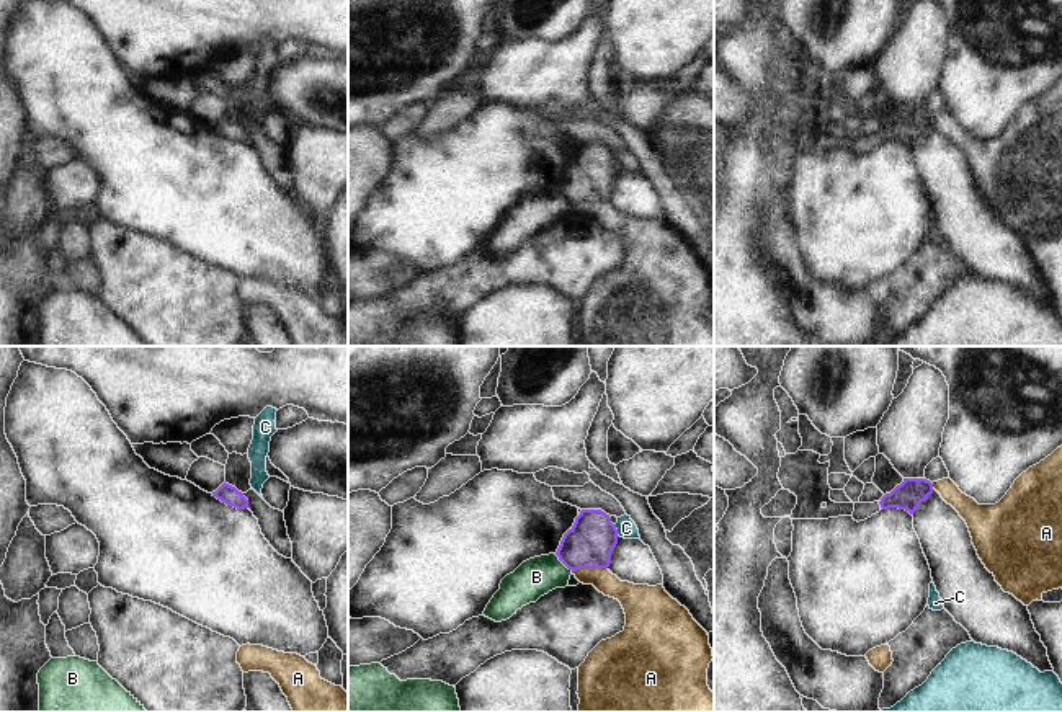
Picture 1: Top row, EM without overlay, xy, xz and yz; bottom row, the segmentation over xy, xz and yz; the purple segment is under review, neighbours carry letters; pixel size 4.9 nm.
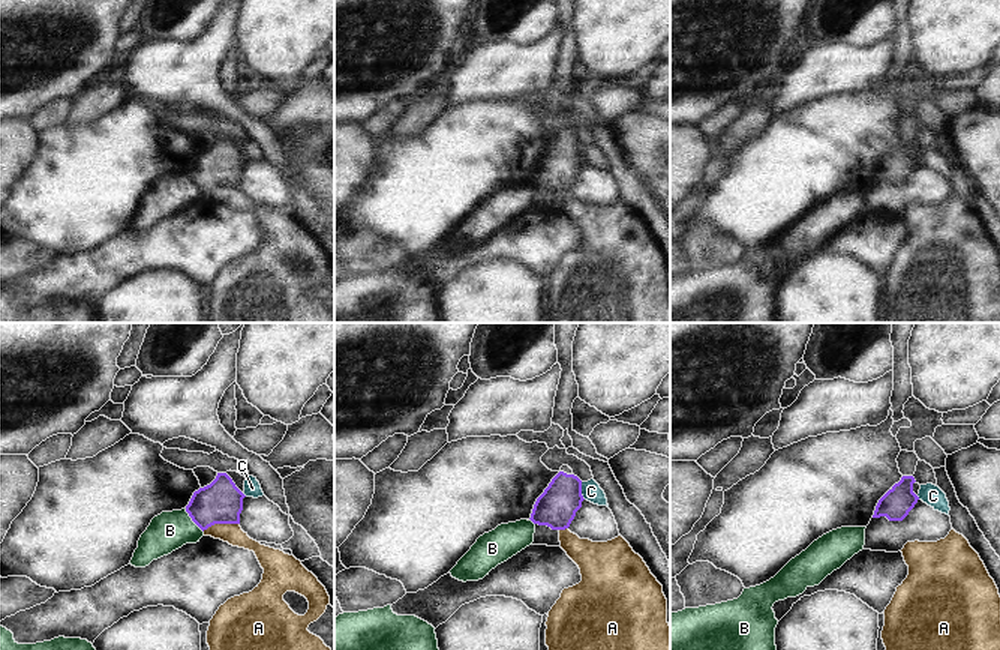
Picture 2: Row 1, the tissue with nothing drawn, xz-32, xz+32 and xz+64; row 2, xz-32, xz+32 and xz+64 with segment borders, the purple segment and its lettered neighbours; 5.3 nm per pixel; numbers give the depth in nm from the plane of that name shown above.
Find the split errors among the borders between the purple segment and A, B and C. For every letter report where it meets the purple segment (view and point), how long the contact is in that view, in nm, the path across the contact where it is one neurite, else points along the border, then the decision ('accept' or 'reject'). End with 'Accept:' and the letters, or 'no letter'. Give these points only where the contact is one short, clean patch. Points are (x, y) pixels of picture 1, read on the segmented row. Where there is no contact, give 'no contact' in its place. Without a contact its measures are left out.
A: contact xz (589, 567); length 180 nm; border xz (606, 567), (580, 567), (572, 572); reject
B: contact xz (564, 564); length 130 nm; border xz (554, 554), (572, 572); reject
C: contact xz (616, 531); length 70 nm; reject
Accept: no letter

